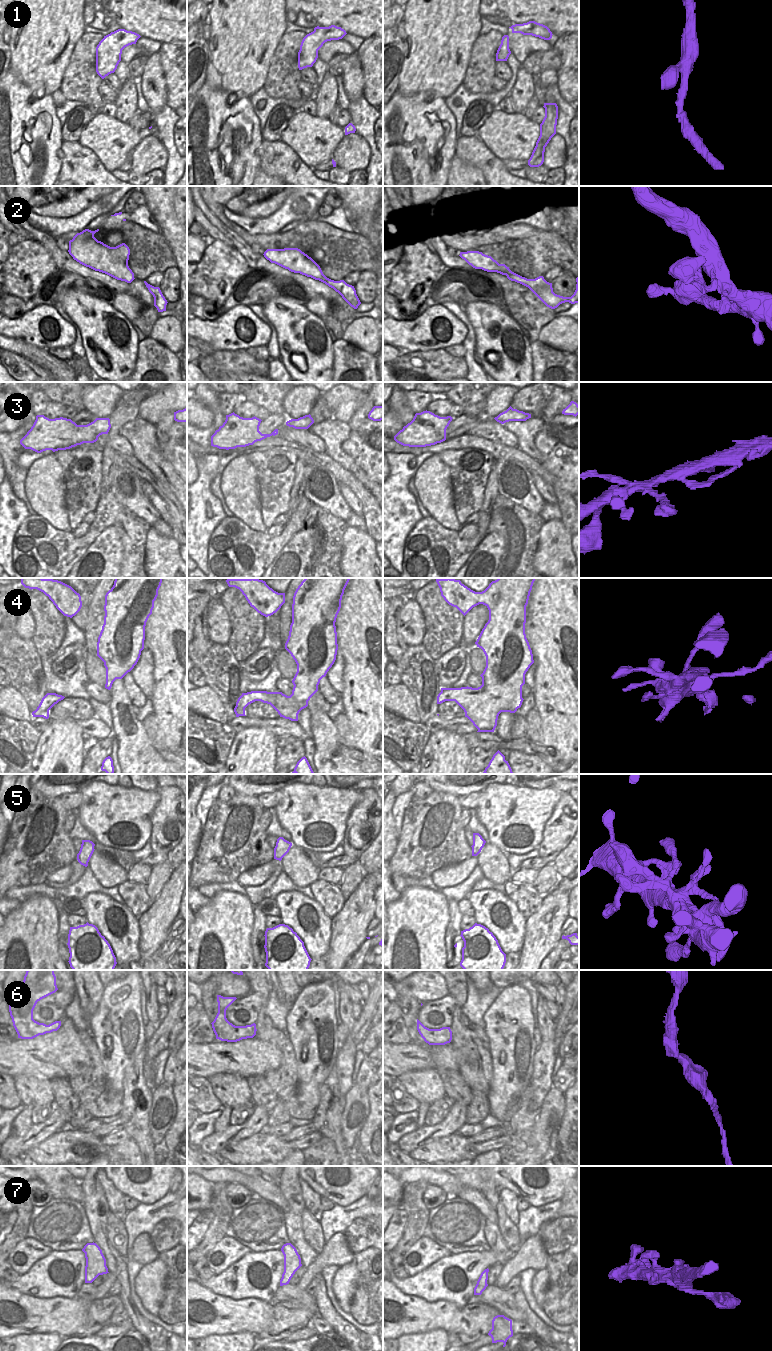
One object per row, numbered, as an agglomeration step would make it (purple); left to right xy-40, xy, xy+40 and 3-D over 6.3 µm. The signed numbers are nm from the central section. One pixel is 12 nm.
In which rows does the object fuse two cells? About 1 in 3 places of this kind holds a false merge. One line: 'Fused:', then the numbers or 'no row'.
Fused: no row

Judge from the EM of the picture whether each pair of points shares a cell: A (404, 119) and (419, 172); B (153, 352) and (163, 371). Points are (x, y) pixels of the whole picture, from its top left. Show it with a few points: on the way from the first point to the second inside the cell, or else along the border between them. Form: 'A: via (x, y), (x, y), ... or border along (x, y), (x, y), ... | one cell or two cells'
A: via (410, 132), (412, 144), (417, 149), (418, 159) | one cell
B: via (153, 357), (158, 366) | one cell

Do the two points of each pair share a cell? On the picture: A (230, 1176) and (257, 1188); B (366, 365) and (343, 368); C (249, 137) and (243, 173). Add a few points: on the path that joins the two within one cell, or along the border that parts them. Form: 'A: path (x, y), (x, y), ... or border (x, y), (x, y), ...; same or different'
A: path (237, 1177), (250, 1182); same
B: path (360, 367), (349, 367); same
C: path (243, 146), (243, 164); same

